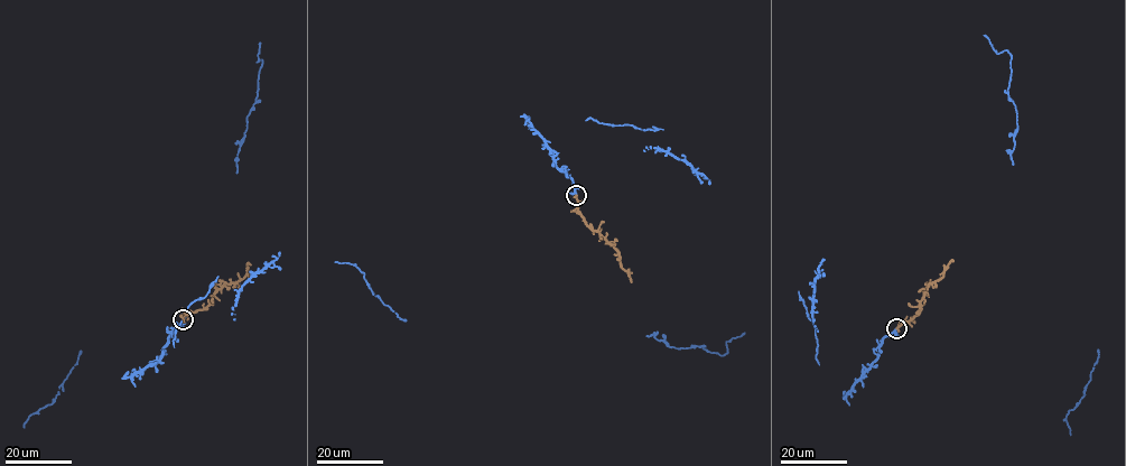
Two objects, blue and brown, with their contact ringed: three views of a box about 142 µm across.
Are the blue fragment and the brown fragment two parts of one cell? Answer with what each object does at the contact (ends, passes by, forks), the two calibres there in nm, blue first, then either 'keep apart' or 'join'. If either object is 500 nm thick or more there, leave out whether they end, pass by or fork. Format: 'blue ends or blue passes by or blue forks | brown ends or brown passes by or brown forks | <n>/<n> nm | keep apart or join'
blue passes by | brown forks | 240/220 nm | join

